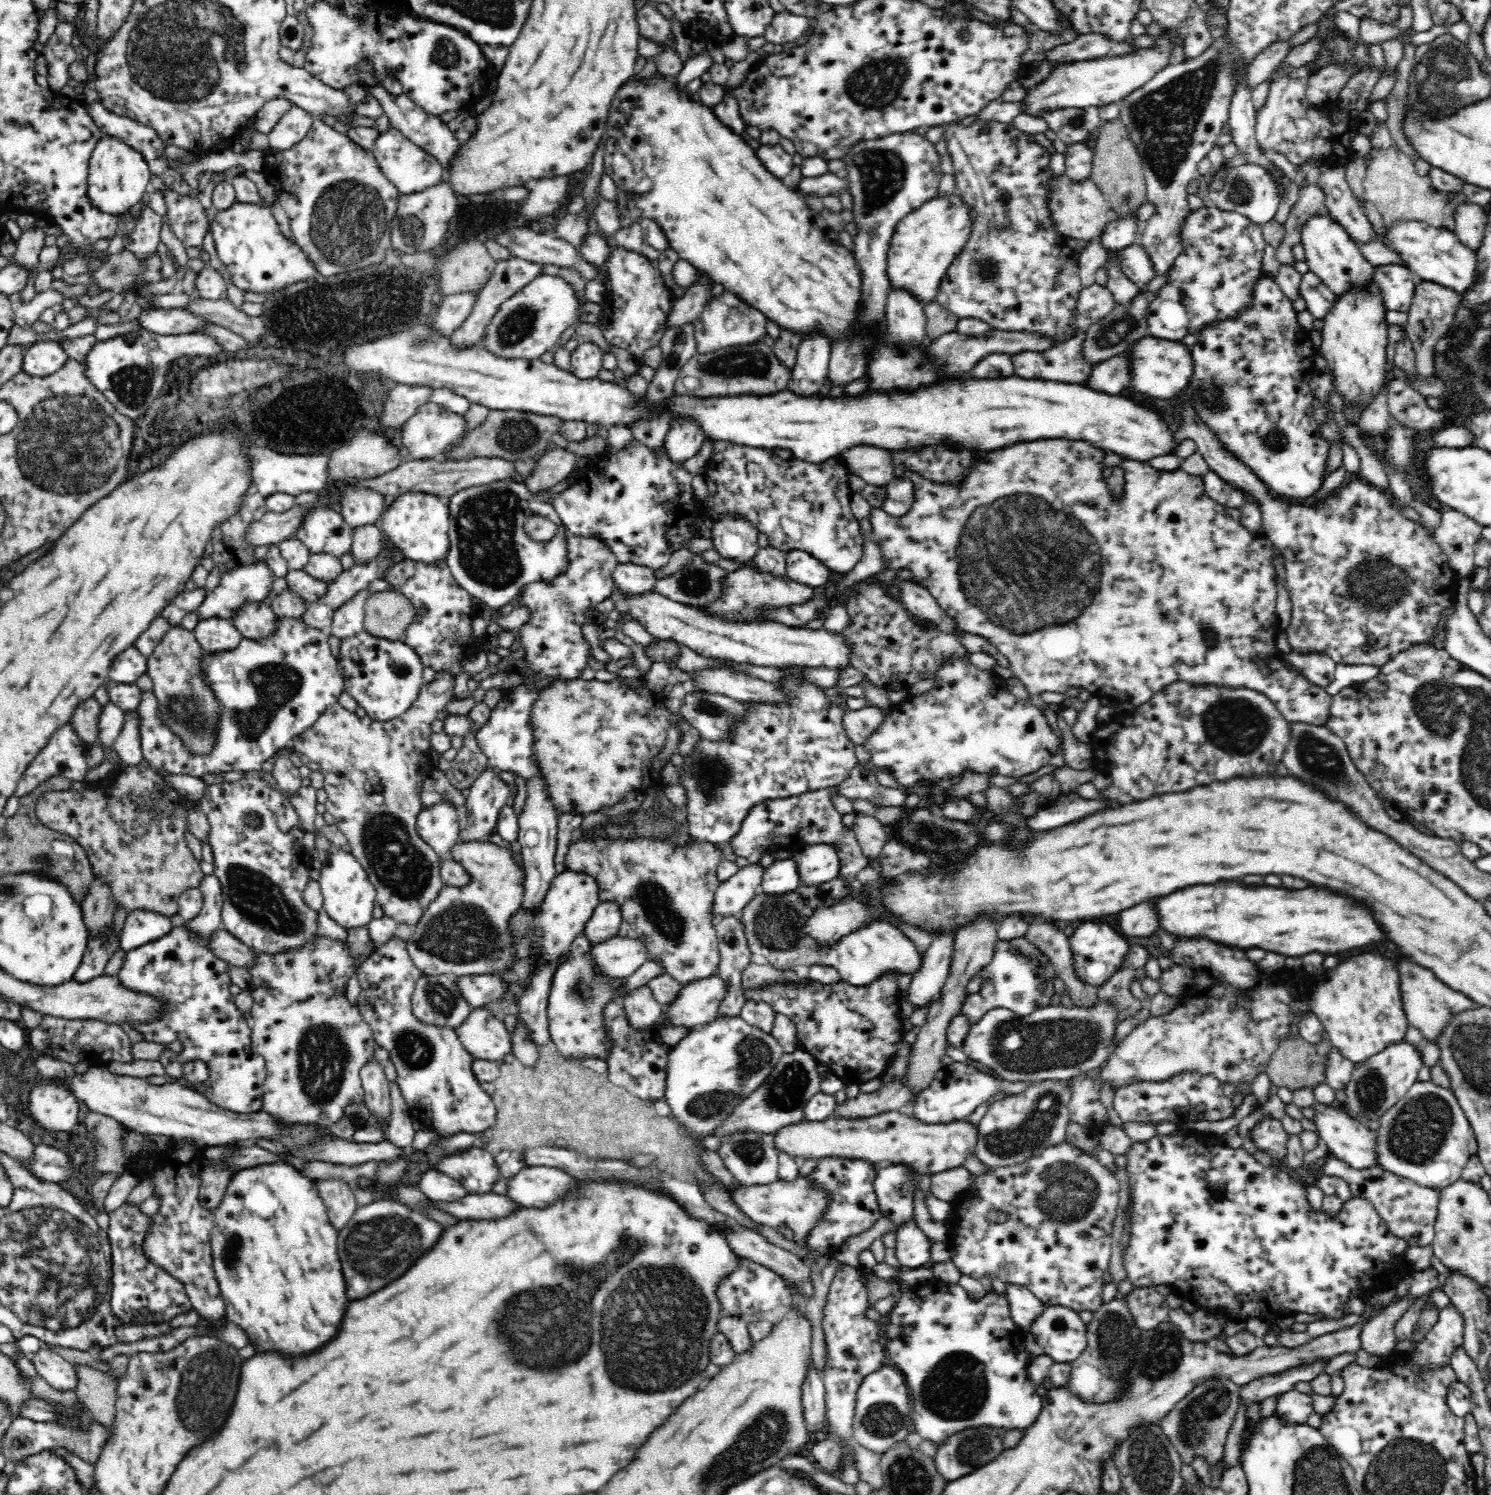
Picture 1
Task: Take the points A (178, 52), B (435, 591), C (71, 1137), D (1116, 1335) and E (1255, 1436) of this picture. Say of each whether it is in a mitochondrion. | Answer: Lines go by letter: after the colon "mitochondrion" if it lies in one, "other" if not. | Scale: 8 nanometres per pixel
A: mitochondrion
B: other
C: other
D: mitochondrion
E: other

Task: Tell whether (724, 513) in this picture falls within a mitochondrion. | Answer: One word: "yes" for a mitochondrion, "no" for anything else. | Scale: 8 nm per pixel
no

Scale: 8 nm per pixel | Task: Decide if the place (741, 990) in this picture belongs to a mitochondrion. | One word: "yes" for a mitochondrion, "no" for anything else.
no

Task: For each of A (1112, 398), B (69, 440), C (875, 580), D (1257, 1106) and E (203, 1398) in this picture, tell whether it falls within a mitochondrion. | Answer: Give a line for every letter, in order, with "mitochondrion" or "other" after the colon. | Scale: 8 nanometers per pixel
A: other
B: mitochondrion
C: other
D: other
E: mitochondrion

